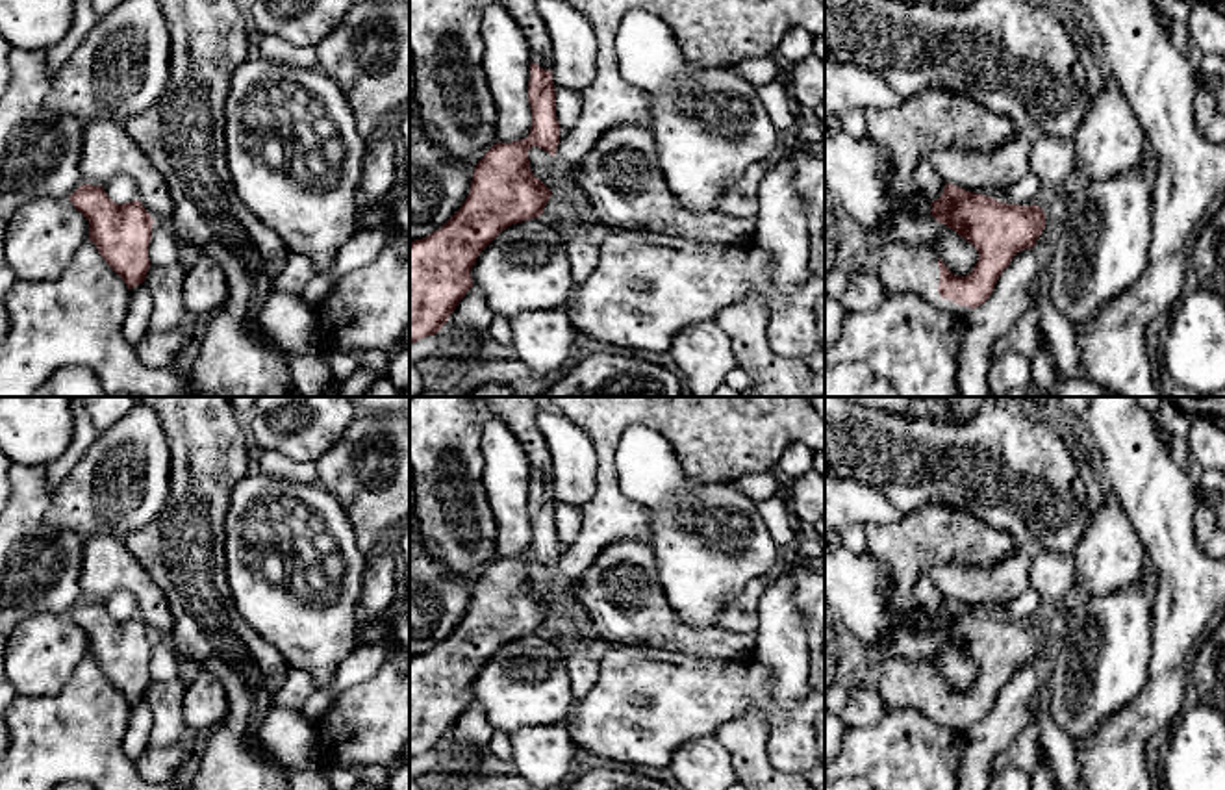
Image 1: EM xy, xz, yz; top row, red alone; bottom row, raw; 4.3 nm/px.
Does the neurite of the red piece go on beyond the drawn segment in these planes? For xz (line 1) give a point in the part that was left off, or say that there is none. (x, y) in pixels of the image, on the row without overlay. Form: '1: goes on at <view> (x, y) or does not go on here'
1: goes on at xz (517, 412)

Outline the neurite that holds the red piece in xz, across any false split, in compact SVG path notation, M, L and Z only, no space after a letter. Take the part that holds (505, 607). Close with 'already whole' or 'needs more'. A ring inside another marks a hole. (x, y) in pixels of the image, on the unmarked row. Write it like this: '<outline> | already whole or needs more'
M476 397L484 412L504 421L523 445L530 462L528 517L532 525L530 549L521 556L497 558L476 579L471 605L461 623L436 647L410 658L410 760L437 749L473 703L471 684L480 668L508 642L541 632L552 606L530 586L528 566L543 564L556 571L560 538L556 534L556 506L552 497L552 456L537 427L534 397Z | needs more

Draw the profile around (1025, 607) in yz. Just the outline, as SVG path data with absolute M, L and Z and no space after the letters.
M1029 588L1016 599L1010 599L1003 608L999 608L999 616L1006 619L1032 621L1038 612L1043 608L1043 601L1034 588Z

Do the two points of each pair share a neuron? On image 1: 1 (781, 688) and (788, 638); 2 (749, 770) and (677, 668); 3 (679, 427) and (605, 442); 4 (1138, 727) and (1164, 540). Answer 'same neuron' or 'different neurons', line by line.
1: same neuron
2: different neurons
3: same neuron
4: same neuron

